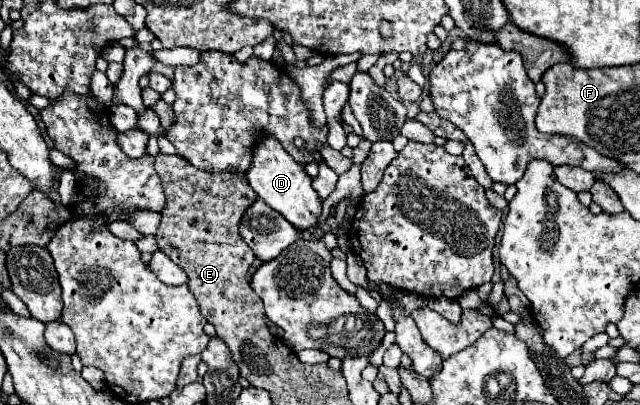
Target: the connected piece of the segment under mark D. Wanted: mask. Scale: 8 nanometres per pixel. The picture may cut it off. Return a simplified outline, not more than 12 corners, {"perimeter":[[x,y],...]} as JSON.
{"perimeter":[[273,138],[255,146],[249,186],[297,230],[317,226],[321,198]]}

